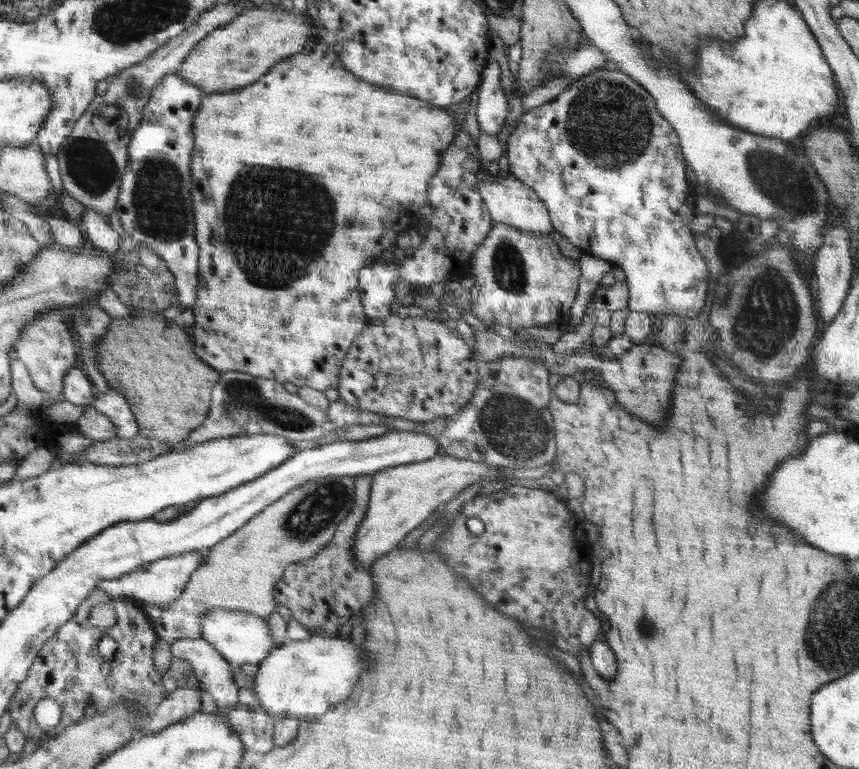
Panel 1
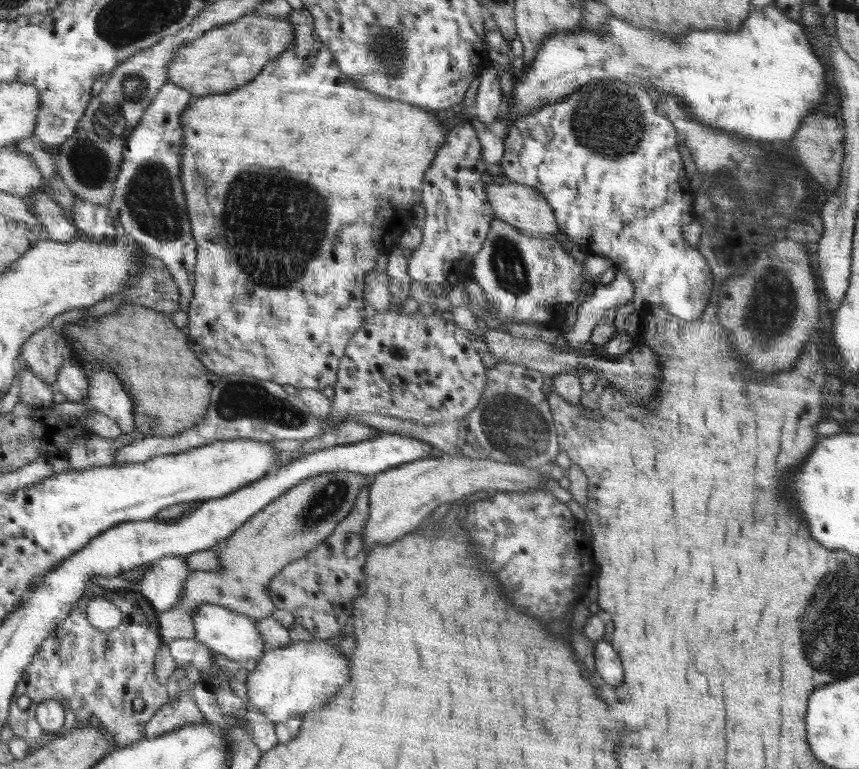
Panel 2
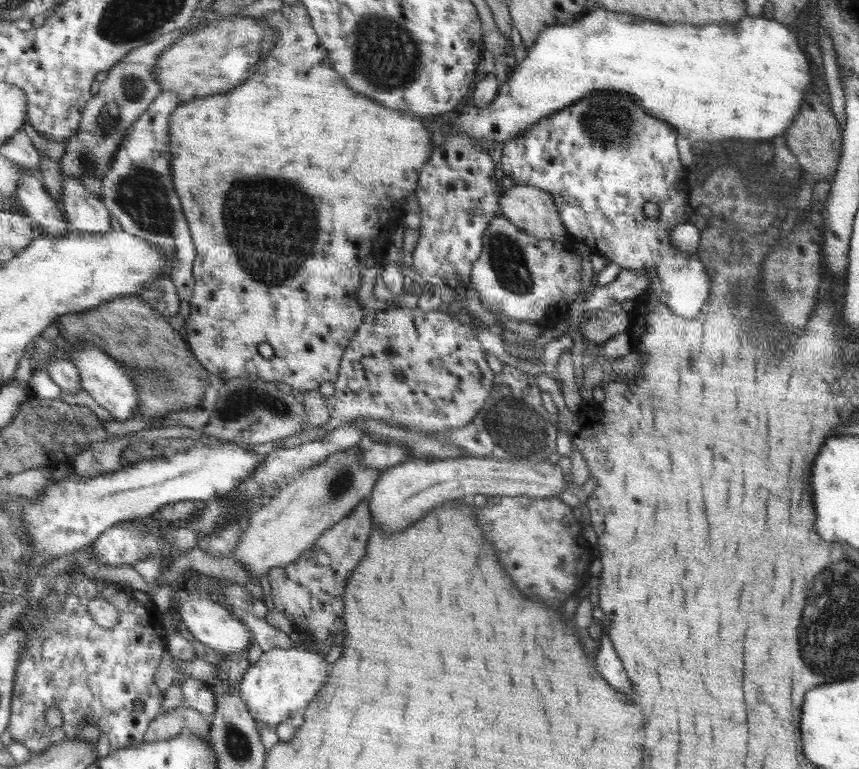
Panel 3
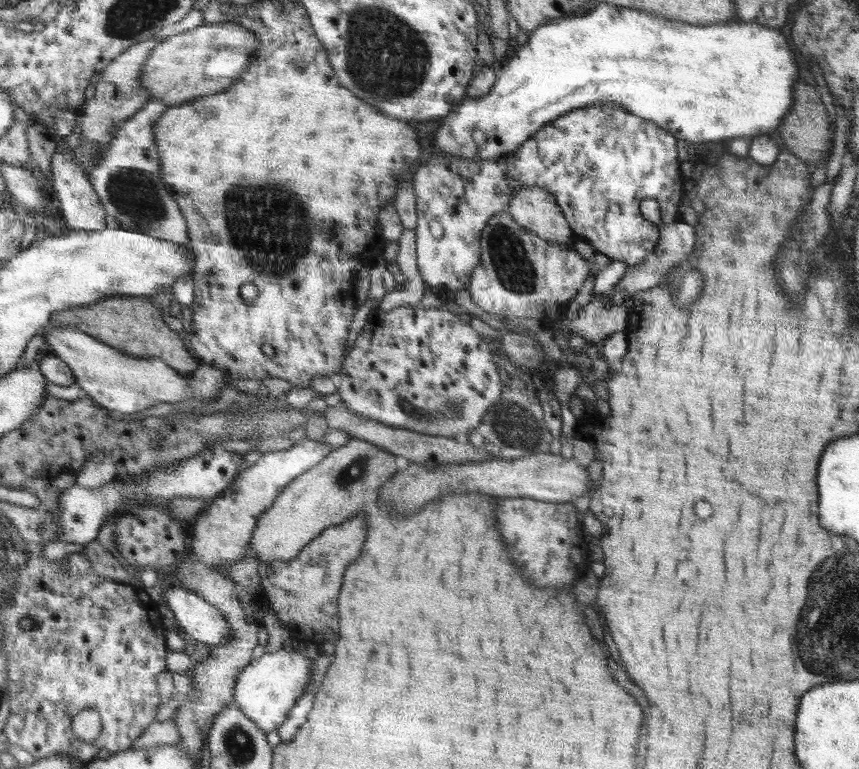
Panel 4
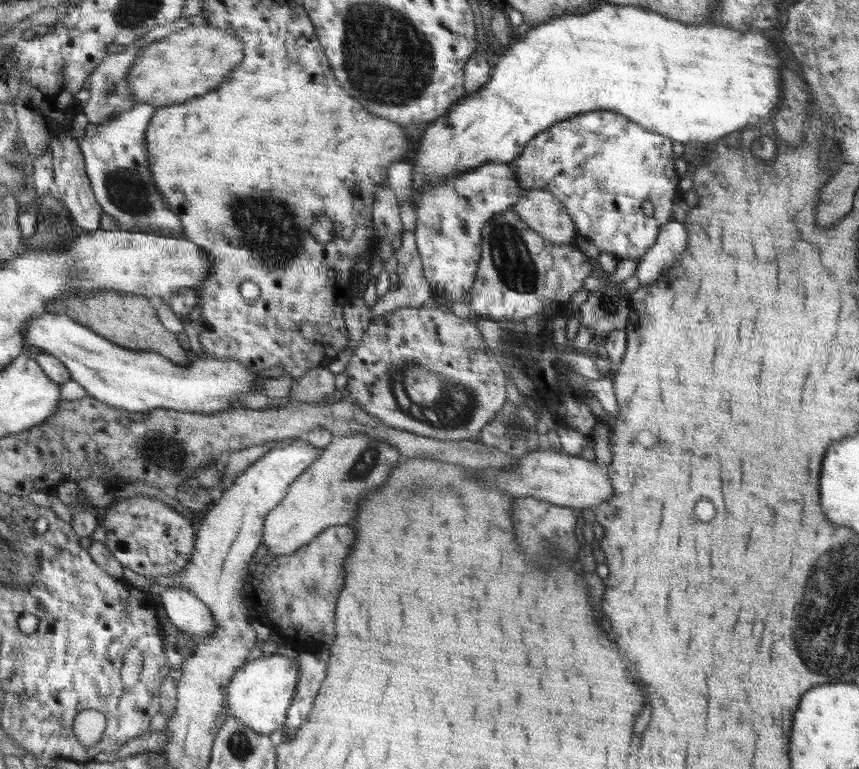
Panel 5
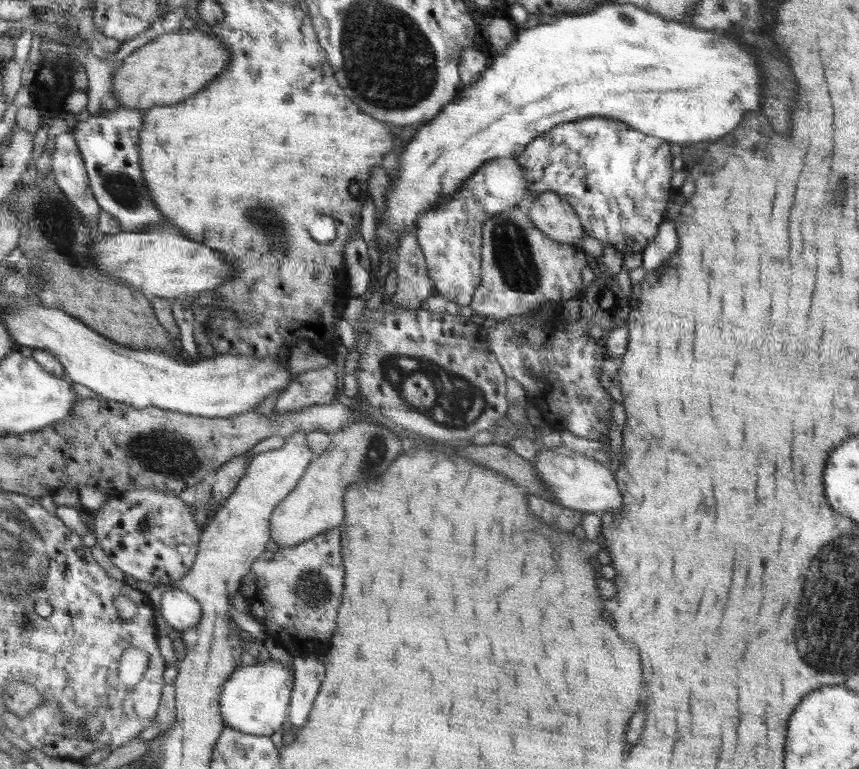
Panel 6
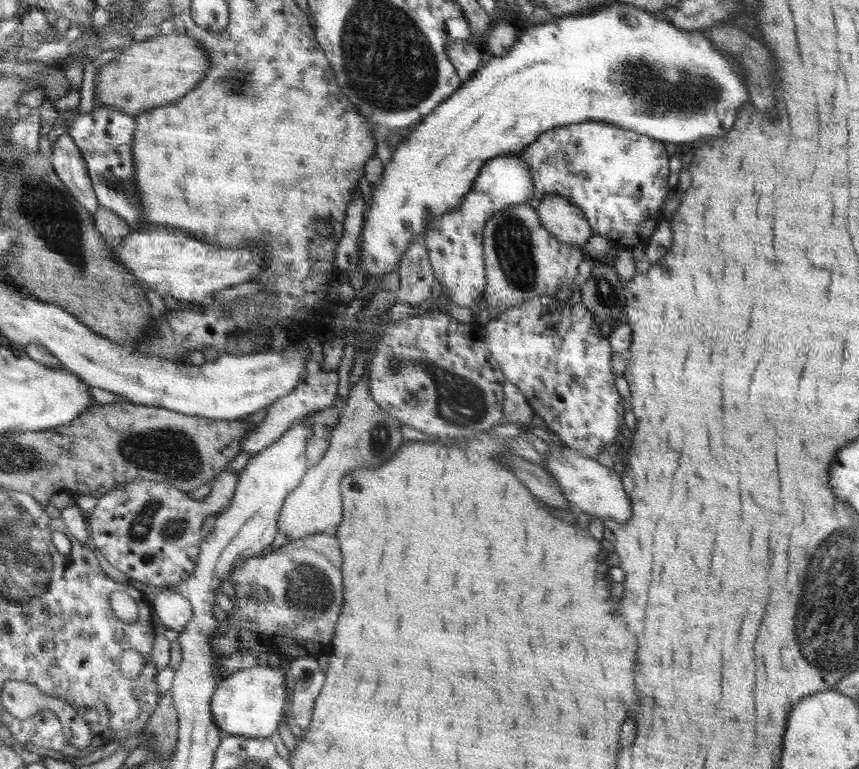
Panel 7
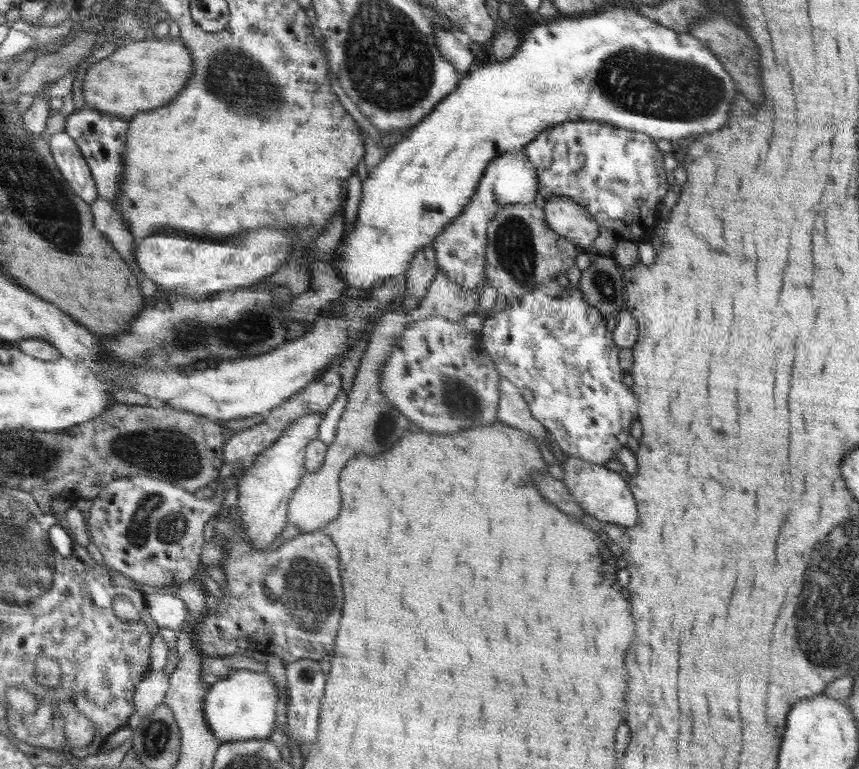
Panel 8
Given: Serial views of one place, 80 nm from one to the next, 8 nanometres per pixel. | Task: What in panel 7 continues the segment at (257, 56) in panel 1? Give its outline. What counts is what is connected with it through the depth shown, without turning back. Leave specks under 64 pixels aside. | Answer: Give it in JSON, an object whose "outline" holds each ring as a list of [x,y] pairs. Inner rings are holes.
{"outline":[[[185,32],[157,34],[150,40],[133,42],[121,55],[102,66],[94,79],[95,94],[105,106],[139,117],[150,109],[180,101],[205,77],[208,65],[207,54],[197,38],[192,38]]]}

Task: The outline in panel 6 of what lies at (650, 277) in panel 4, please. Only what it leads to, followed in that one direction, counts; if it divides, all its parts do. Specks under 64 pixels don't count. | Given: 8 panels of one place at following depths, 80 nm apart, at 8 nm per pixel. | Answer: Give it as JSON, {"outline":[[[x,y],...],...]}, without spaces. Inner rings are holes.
{"outline":[[[666,222],[659,226],[656,238],[646,246],[642,254],[642,264],[646,273],[656,270],[664,260],[668,260],[678,250],[678,232],[674,222]]]}

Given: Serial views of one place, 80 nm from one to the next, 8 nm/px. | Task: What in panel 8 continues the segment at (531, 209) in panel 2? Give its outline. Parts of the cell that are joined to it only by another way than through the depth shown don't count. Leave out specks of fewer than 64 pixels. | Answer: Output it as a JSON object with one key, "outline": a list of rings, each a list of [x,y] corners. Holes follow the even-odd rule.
{"outline":[[[550,197],[544,209],[549,226],[581,250],[590,248],[599,235],[597,219],[581,203],[566,197]]]}

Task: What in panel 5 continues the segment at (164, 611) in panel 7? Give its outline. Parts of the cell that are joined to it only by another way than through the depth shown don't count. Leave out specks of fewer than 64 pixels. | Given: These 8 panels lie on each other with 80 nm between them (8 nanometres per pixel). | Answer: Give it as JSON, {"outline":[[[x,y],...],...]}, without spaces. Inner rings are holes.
{"outline":[[[165,588],[160,605],[166,609],[170,622],[184,634],[206,638],[214,632],[214,616],[210,608],[184,588]]]}

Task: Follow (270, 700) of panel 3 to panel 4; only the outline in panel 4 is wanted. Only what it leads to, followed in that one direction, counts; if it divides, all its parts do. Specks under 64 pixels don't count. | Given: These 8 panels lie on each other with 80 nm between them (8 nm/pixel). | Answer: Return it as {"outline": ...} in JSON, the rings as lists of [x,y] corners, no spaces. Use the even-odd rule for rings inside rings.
{"outline":[[[286,648],[267,652],[261,658],[250,662],[250,666],[246,666],[245,672],[236,682],[233,700],[248,718],[268,733],[277,730],[288,720],[293,706],[308,692],[313,676],[314,660]]]}

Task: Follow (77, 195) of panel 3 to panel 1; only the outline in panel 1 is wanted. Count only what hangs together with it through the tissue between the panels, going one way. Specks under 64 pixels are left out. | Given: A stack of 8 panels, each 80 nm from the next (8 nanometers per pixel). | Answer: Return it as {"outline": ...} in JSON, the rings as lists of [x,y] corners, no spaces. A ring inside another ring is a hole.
{"outline":[[[92,207],[84,213],[81,229],[85,232],[88,242],[107,253],[116,254],[123,244],[123,237],[112,228],[110,214],[101,213]]]}

